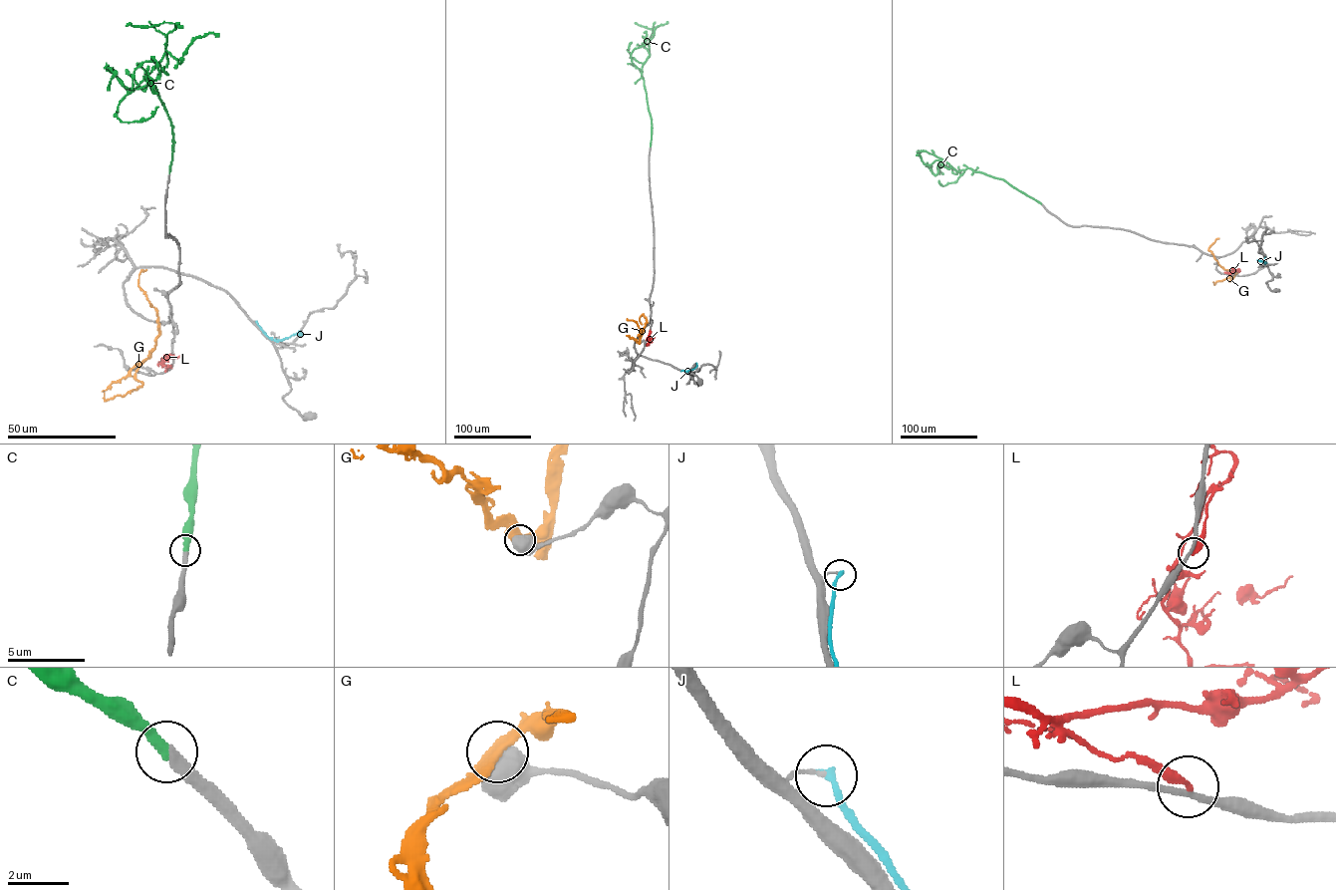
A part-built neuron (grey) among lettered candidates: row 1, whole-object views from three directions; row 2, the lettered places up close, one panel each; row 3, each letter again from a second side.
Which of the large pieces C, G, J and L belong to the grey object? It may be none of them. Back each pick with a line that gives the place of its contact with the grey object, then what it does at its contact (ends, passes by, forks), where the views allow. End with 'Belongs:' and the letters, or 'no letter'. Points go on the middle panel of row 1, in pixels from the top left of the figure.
C: (650, 147) | it ends
Belongs: C

